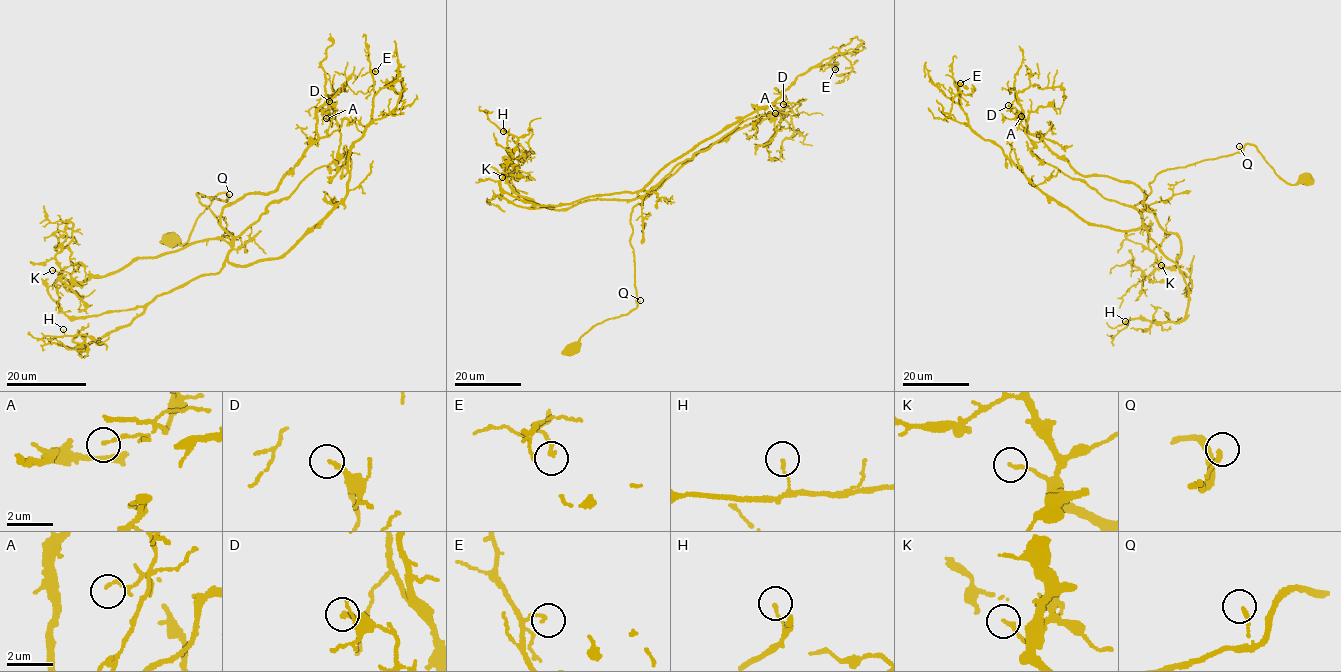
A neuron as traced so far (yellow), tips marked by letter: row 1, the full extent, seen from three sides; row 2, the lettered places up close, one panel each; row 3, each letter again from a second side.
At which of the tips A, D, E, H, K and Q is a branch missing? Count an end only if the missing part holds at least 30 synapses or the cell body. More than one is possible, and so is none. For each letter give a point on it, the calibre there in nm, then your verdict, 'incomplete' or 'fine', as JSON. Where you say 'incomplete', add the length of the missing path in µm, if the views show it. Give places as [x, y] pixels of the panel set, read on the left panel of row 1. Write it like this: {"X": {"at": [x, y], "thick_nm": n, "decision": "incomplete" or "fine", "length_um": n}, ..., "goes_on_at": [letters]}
{"A": {"at": [326, 118], "thick_nm": 150, "decision": "fine"}, "D": {"at": [329, 101], "thick_nm": 180, "decision": "fine"}, "E": {"at": [375, 71], "thick_nm": 130, "decision": "fine"}, "H": {"at": [63, 329], "thick_nm": 130, "decision": "fine"}, "K": {"at": [52, 270], "thick_nm": 150, "decision": "fine"}, "Q": {"at": [229, 194], "thick_nm": 160, "decision": "fine"}, "goes_on_at": []}

